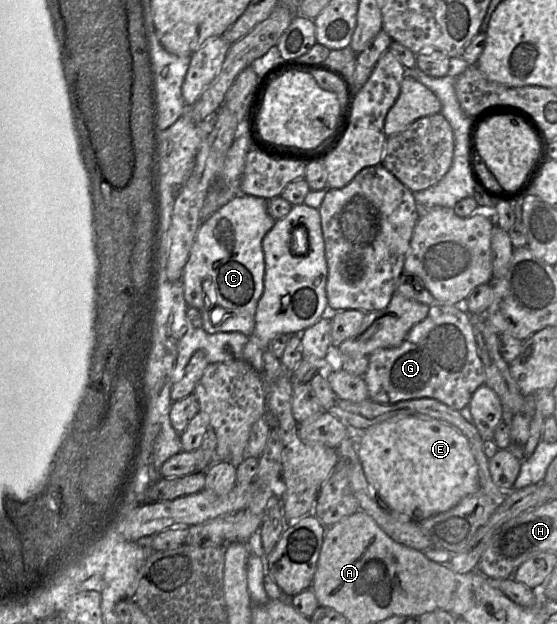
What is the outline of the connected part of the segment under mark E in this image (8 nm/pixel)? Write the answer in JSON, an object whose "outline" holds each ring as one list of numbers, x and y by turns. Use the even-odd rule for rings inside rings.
{"outline":[[429,416,389,418,361,431,356,446,367,482,381,504,414,522,450,510,478,489,478,465,467,437]]}

